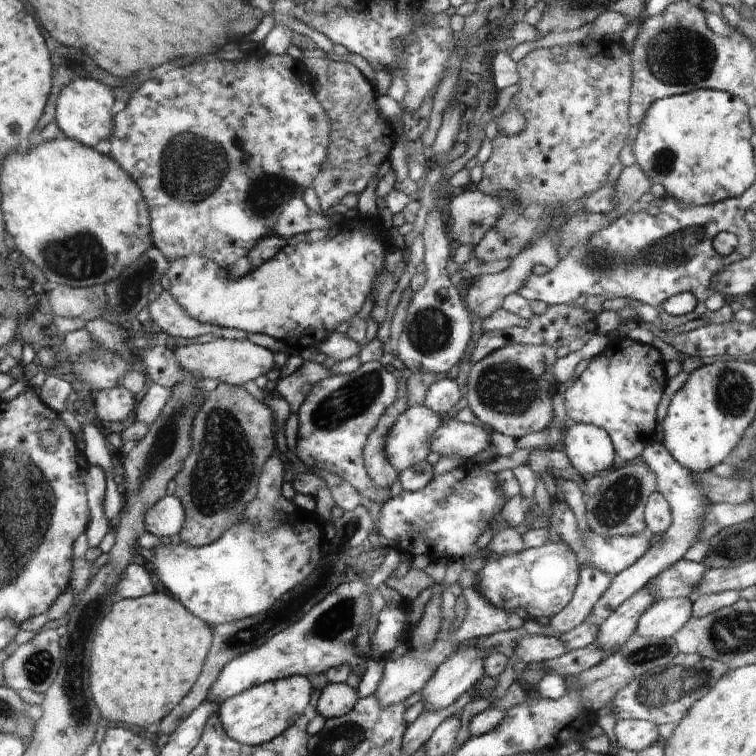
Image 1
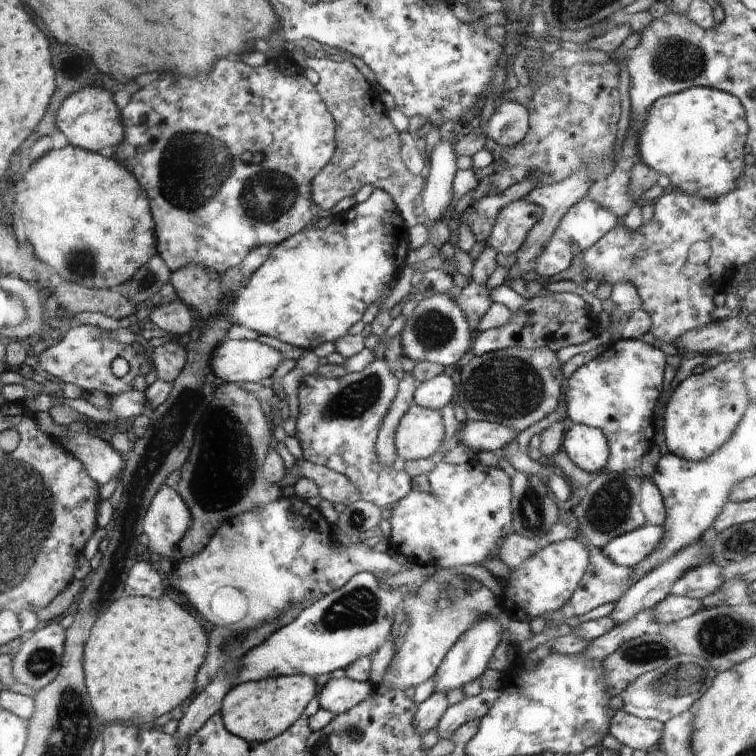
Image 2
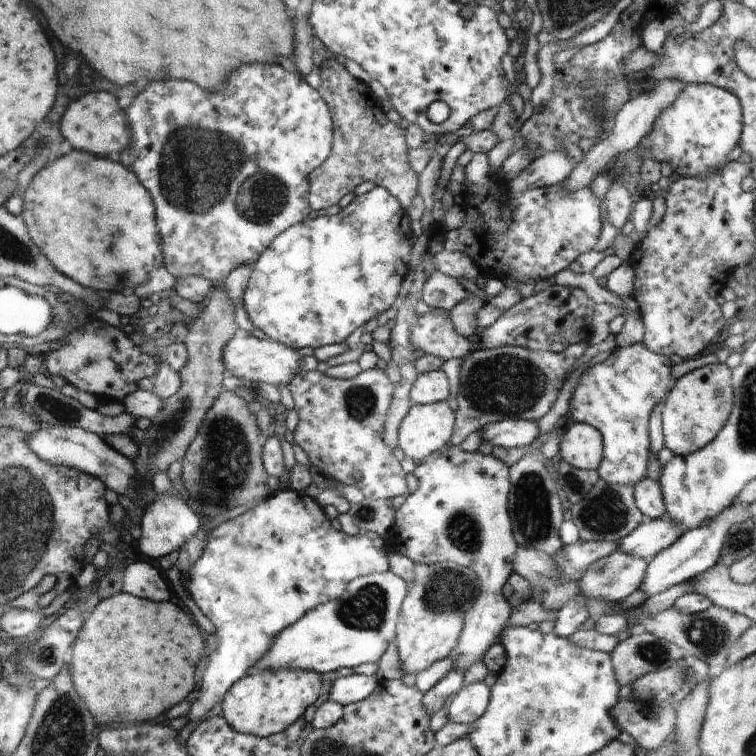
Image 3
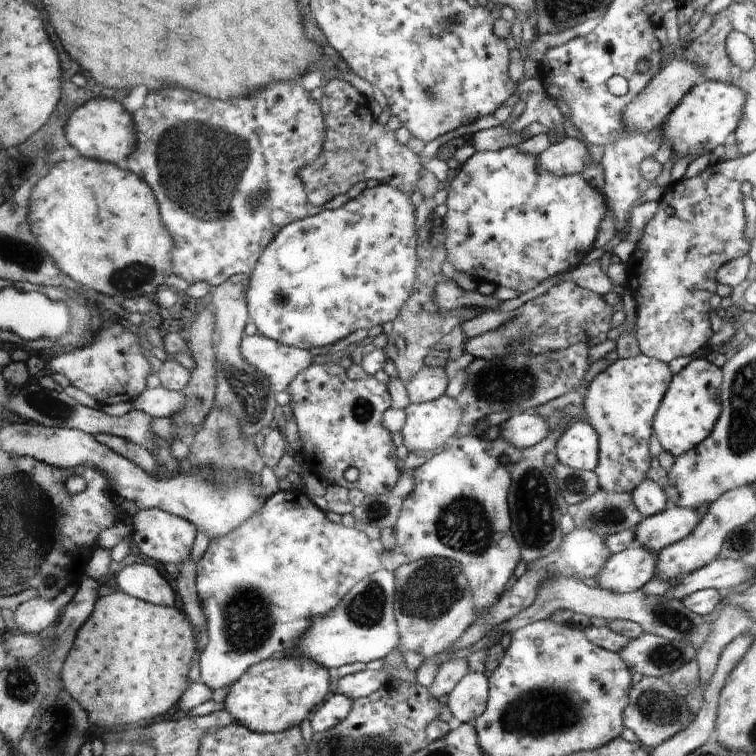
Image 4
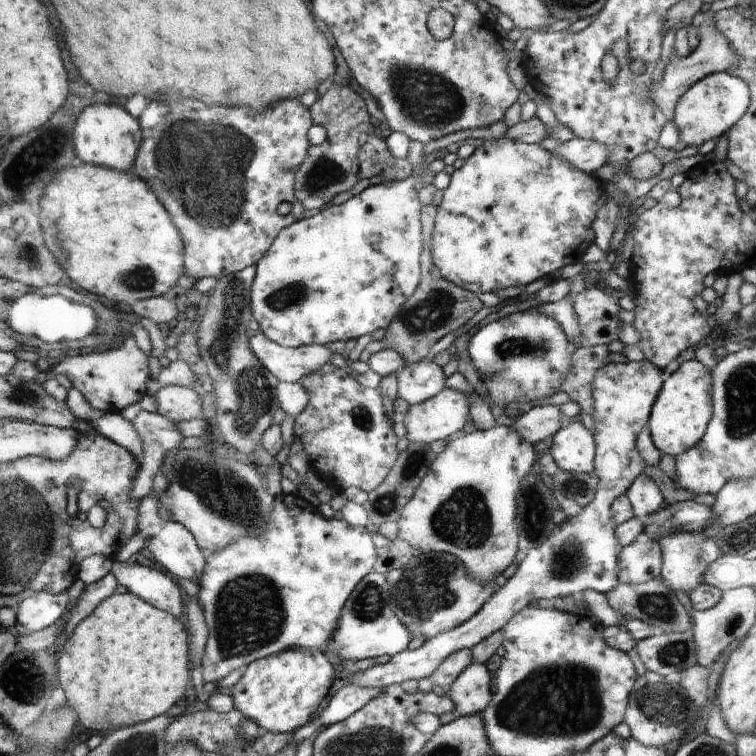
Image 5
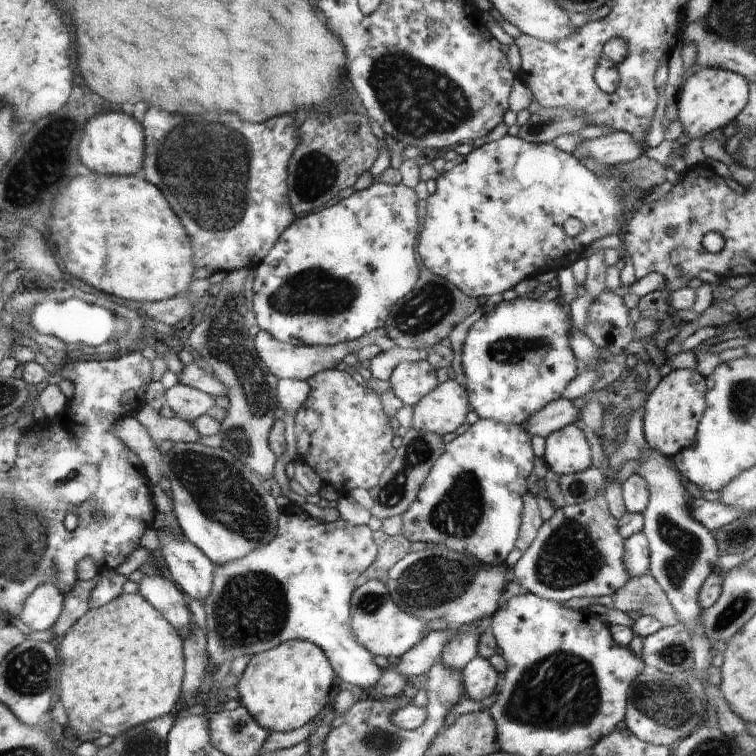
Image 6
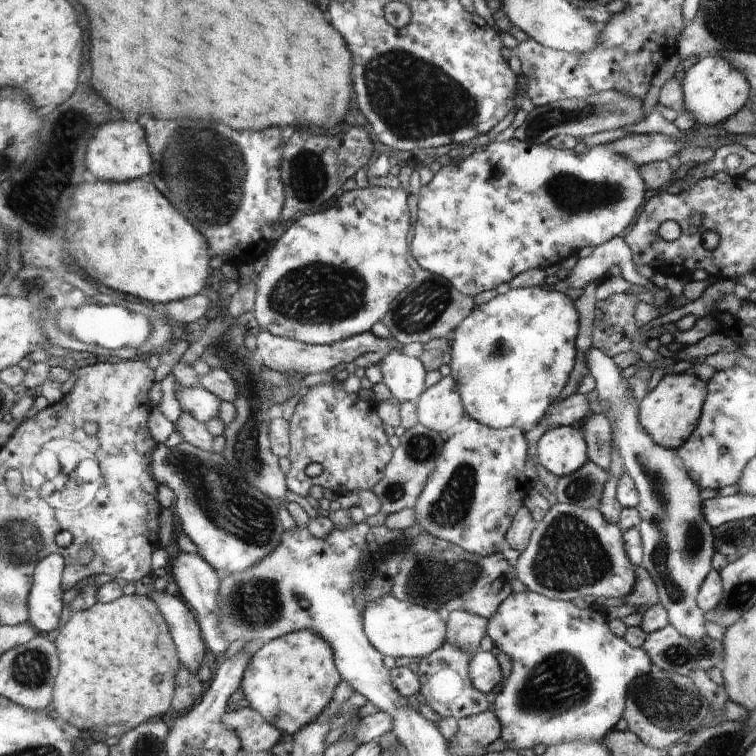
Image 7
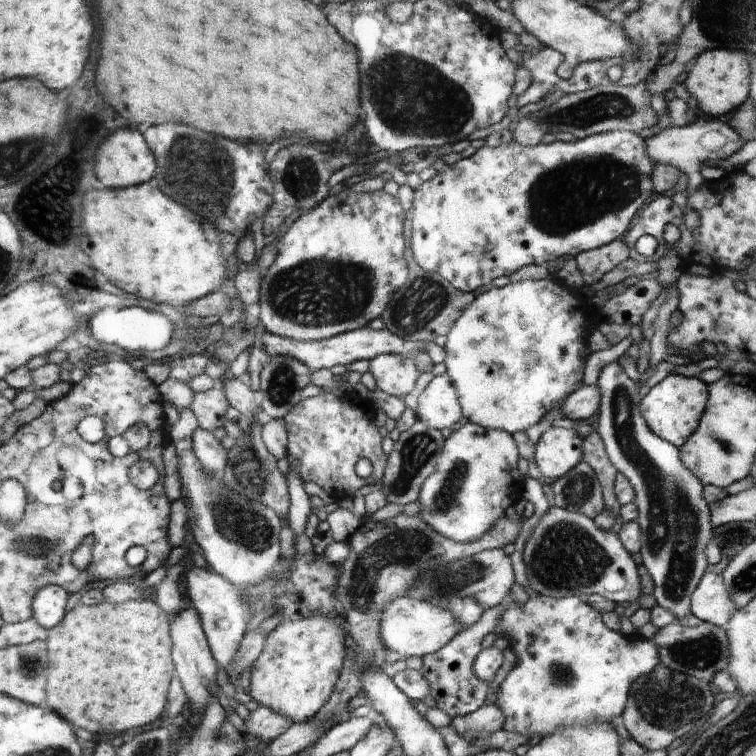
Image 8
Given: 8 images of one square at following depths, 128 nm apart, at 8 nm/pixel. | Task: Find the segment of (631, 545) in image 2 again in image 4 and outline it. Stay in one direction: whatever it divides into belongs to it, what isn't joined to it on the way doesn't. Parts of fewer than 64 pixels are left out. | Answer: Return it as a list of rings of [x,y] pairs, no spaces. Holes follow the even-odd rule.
[[[668,505],[660,514],[643,517],[633,528],[635,540],[640,546],[657,554],[663,548],[686,538],[699,522],[696,510]]]

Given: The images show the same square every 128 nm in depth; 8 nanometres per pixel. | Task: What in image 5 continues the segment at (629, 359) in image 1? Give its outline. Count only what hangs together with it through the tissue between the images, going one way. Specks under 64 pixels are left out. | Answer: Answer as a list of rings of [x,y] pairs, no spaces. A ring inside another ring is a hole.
[[[645,359],[624,363],[612,361],[602,366],[596,372],[591,386],[594,399],[595,473],[598,475],[598,488],[592,502],[581,507],[580,514],[556,525],[542,546],[529,550],[526,558],[517,566],[516,573],[504,586],[498,587],[470,620],[454,630],[440,632],[438,636],[425,640],[416,650],[399,652],[385,664],[352,673],[350,683],[360,688],[384,688],[431,677],[436,667],[448,656],[459,650],[471,650],[484,638],[501,630],[514,614],[518,614],[524,606],[530,606],[533,600],[579,596],[592,589],[606,594],[615,588],[619,583],[616,574],[622,546],[615,535],[610,508],[612,502],[625,494],[646,468],[646,460],[640,456],[636,440],[642,428],[648,426],[652,406],[664,384],[662,371]]]

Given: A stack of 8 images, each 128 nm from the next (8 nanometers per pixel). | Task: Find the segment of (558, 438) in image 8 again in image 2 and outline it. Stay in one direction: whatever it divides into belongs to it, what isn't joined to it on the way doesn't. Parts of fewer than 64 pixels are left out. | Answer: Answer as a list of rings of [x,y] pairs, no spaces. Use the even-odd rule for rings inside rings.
[[[574,424],[565,432],[562,449],[578,468],[594,474],[605,470],[610,458],[608,440],[598,427]]]

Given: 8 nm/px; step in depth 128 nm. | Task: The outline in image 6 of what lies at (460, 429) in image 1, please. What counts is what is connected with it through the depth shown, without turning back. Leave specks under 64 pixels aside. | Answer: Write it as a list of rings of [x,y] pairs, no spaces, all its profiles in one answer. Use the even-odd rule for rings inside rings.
[[[560,397],[546,403],[544,408],[534,412],[532,416],[528,416],[528,420],[522,426],[531,437],[542,436],[542,438],[546,438],[554,431],[578,423],[579,417],[580,410],[574,406],[572,401]]]

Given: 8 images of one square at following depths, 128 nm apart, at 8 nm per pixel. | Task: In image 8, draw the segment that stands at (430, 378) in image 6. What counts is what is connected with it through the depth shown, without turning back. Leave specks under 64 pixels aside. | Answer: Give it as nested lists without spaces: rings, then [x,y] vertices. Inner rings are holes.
[[[386,353],[369,362],[370,374],[374,376],[377,388],[382,392],[400,398],[414,393],[419,372],[412,357]]]

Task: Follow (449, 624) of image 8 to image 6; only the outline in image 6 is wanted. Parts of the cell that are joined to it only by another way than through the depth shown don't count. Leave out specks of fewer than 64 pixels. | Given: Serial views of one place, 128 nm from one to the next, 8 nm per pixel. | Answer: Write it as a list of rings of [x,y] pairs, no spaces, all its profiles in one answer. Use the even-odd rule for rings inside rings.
[[[367,580],[354,589],[350,598],[350,630],[358,644],[362,644],[372,656],[399,658],[416,646],[426,635],[426,620],[402,612],[394,604],[387,587],[378,580]]]

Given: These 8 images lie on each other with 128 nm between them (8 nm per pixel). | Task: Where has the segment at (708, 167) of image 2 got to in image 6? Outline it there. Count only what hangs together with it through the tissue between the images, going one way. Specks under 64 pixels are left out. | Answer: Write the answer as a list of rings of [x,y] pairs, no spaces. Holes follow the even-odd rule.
[[[704,68],[690,76],[682,85],[680,100],[677,102],[678,118],[684,126],[684,134],[691,140],[704,138],[710,132],[723,129],[734,120],[748,104],[749,82],[732,71],[719,68]]]

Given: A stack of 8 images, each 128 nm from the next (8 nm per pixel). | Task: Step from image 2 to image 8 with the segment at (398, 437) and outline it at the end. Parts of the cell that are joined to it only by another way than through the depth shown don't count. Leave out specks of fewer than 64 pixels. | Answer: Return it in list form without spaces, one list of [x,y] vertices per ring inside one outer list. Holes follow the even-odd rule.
[[[447,373],[437,375],[419,394],[416,414],[420,421],[433,429],[453,429],[462,418],[458,397]]]

